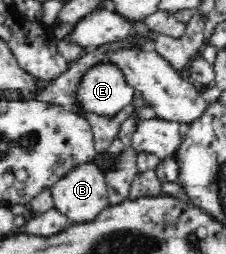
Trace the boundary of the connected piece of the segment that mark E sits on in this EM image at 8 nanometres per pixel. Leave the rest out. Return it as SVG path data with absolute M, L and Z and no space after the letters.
M100 62L93 65L81 77L76 93L80 105L89 113L104 117L118 115L127 105L132 104L138 91L128 85L122 72L111 62Z

